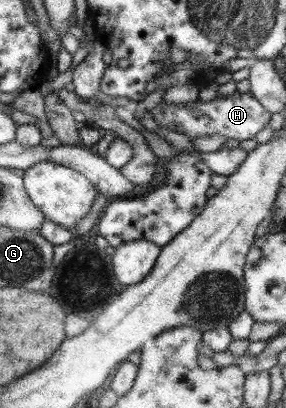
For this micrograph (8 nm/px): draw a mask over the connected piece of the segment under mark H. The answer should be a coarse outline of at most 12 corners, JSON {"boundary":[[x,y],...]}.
{"boundary":[[250,93],[159,103],[159,128],[186,140],[249,140],[270,112]]}

